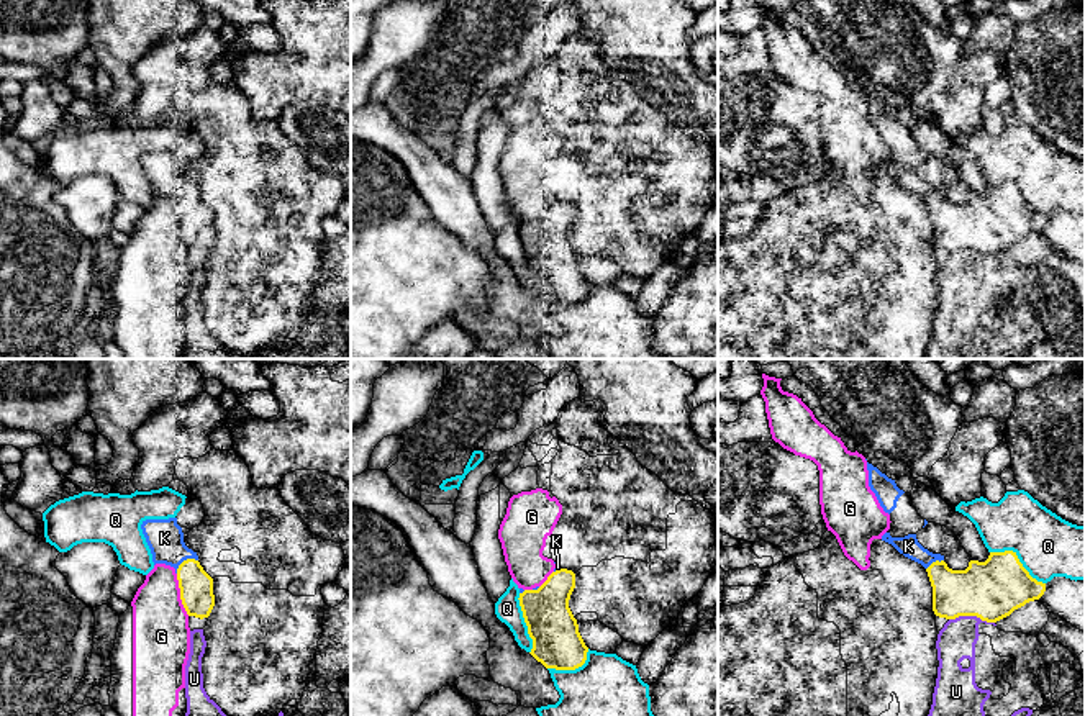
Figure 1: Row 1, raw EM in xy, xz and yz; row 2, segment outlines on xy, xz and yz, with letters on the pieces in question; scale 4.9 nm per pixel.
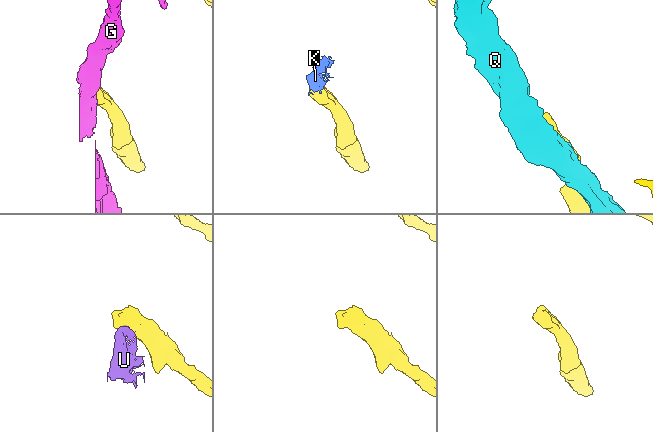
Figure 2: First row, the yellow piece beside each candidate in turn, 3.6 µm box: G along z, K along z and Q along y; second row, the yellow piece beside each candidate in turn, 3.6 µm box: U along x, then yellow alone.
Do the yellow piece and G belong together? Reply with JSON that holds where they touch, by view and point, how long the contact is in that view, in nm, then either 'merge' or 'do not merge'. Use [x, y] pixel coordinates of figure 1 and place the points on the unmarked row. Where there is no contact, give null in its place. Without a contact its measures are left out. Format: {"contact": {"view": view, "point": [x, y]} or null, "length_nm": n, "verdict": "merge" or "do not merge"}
{"contact": {"view": "xy", "point": [181, 228]}, "length_nm": 220, "verdict": "do not merge"}

